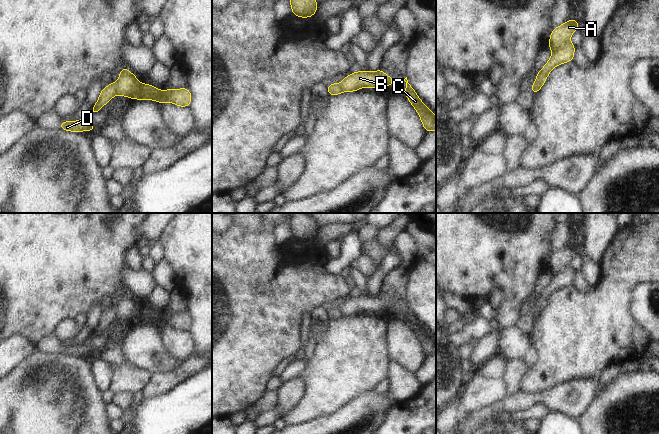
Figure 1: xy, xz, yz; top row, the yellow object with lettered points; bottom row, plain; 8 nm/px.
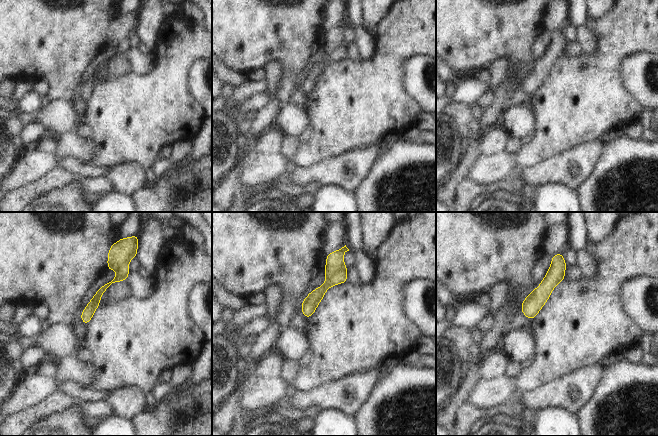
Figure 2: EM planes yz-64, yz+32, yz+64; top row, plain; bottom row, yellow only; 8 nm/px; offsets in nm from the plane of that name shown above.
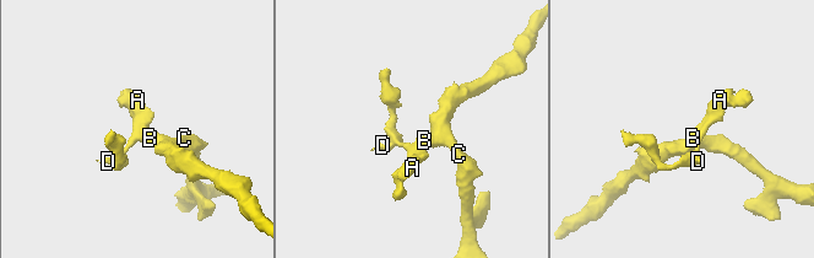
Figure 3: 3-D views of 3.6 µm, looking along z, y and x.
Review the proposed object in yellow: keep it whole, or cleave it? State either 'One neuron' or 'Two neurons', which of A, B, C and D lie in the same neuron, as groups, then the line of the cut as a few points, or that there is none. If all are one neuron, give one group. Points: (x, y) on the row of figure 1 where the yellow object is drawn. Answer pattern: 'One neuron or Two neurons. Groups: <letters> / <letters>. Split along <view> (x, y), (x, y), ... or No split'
Two neurons. Groups: A B C / D. Split along yz (568, 41), (553, 53)

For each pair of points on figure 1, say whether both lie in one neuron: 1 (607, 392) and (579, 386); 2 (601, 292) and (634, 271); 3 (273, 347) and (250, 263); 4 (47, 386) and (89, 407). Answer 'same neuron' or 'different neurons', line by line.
1: different neurons
2: same neuron
3: same neuron
4: same neuron

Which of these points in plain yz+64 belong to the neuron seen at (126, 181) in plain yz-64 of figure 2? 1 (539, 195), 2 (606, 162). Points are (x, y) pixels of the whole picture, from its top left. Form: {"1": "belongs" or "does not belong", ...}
{"1": "does not belong", "2": "does not belong"}

